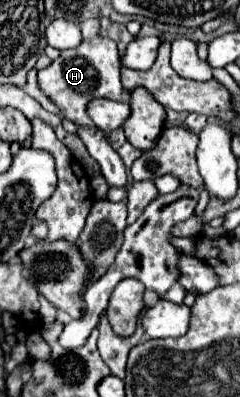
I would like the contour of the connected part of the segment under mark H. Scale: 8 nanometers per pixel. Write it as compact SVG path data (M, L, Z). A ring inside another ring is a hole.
M95 36L91 40L83 40L75 50L63 50L57 60L45 70L37 74L39 90L61 110L65 118L75 124L91 124L85 106L93 98L109 98L123 100L121 86L121 60L117 52L117 44L111 38Z

